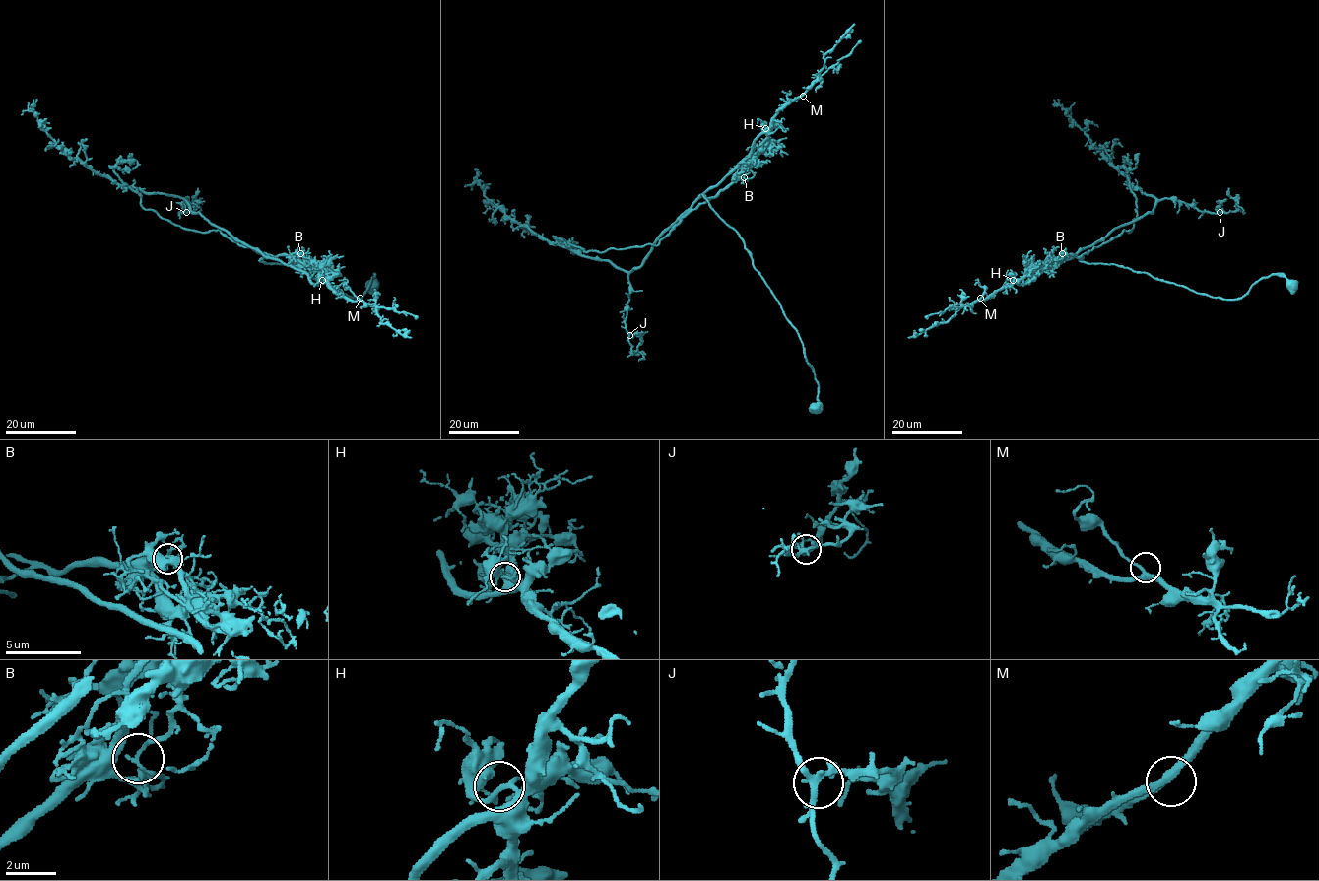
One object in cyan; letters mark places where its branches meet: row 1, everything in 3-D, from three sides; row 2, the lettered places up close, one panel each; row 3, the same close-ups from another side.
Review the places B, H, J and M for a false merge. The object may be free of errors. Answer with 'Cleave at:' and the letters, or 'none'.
Cleave at: B

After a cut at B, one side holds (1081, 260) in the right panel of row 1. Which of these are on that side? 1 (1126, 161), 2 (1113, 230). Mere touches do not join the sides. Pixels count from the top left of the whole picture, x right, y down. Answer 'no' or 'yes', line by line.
1: yes
2: no

